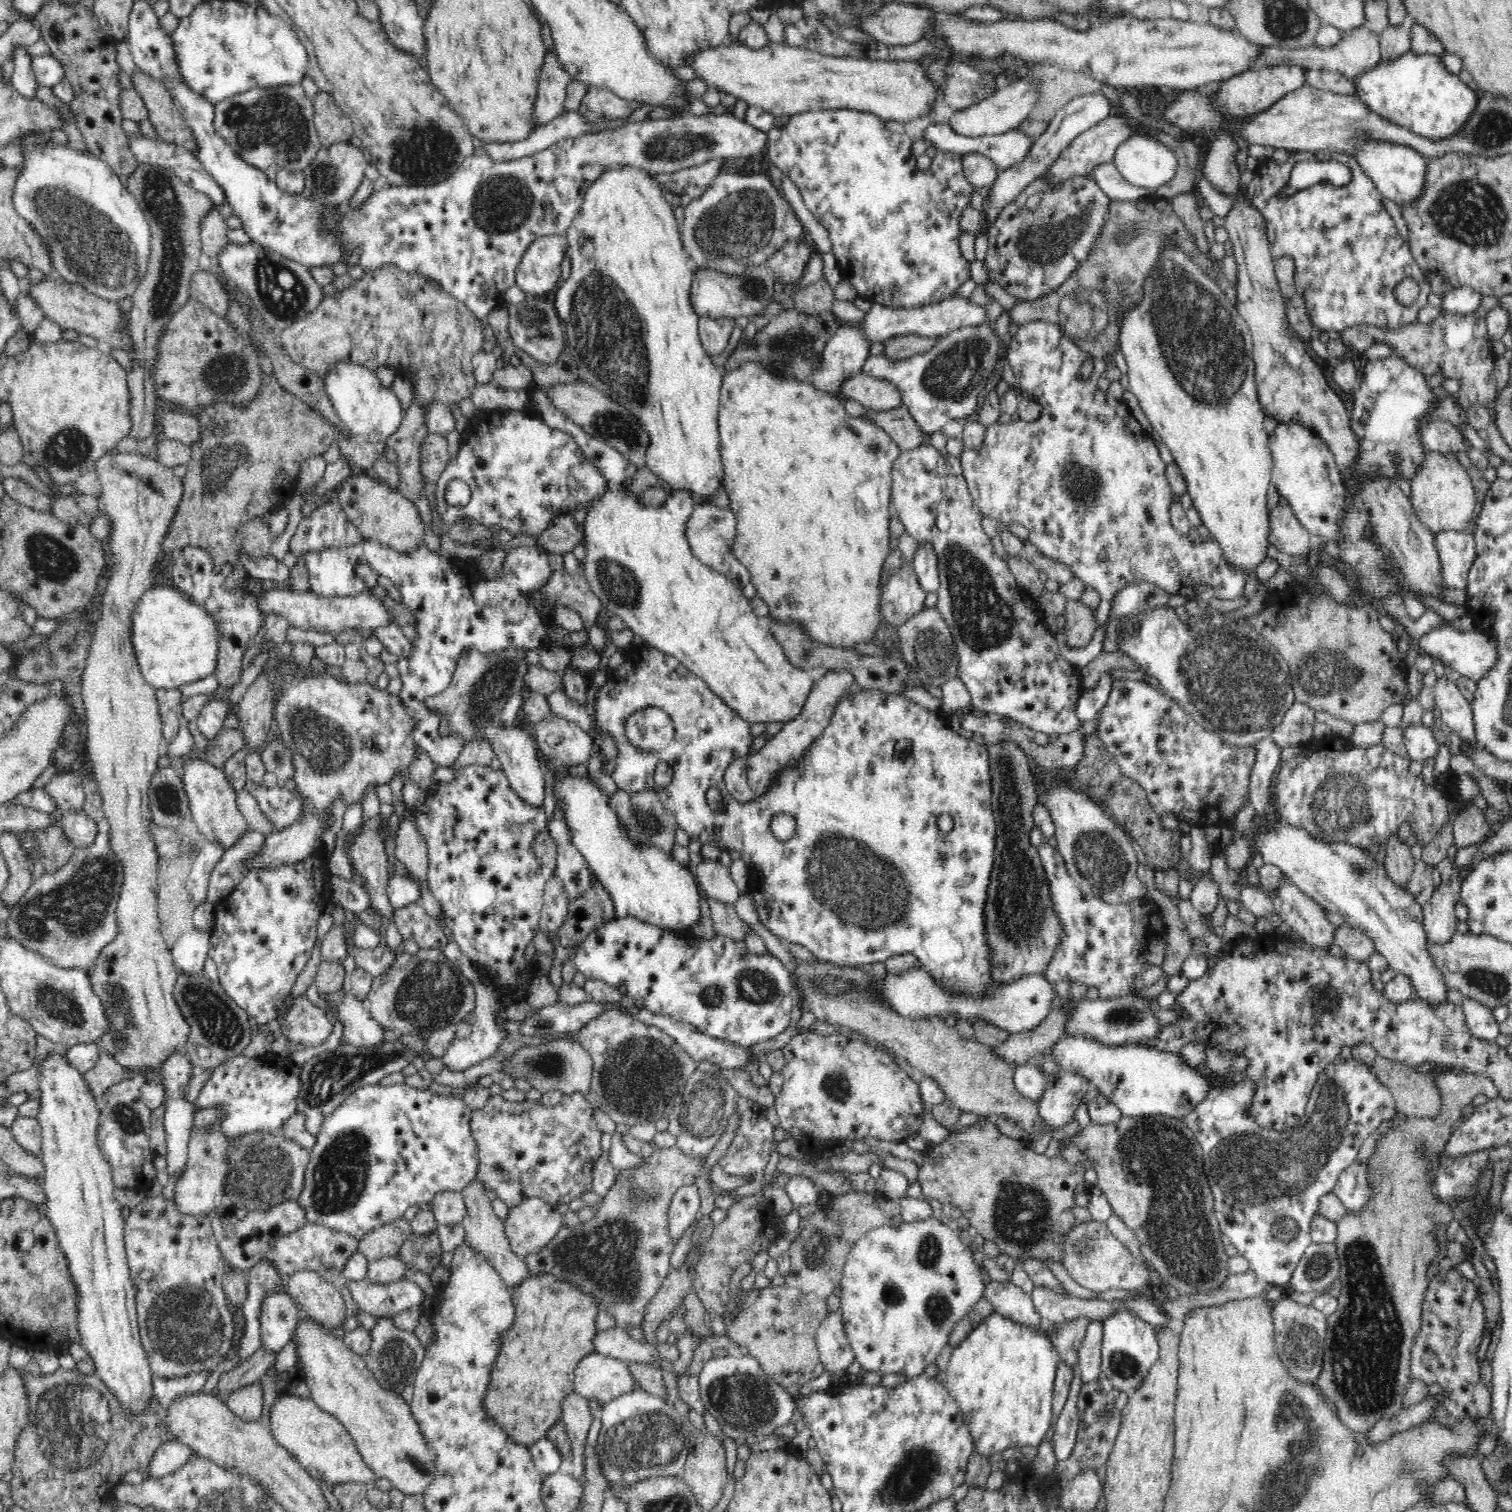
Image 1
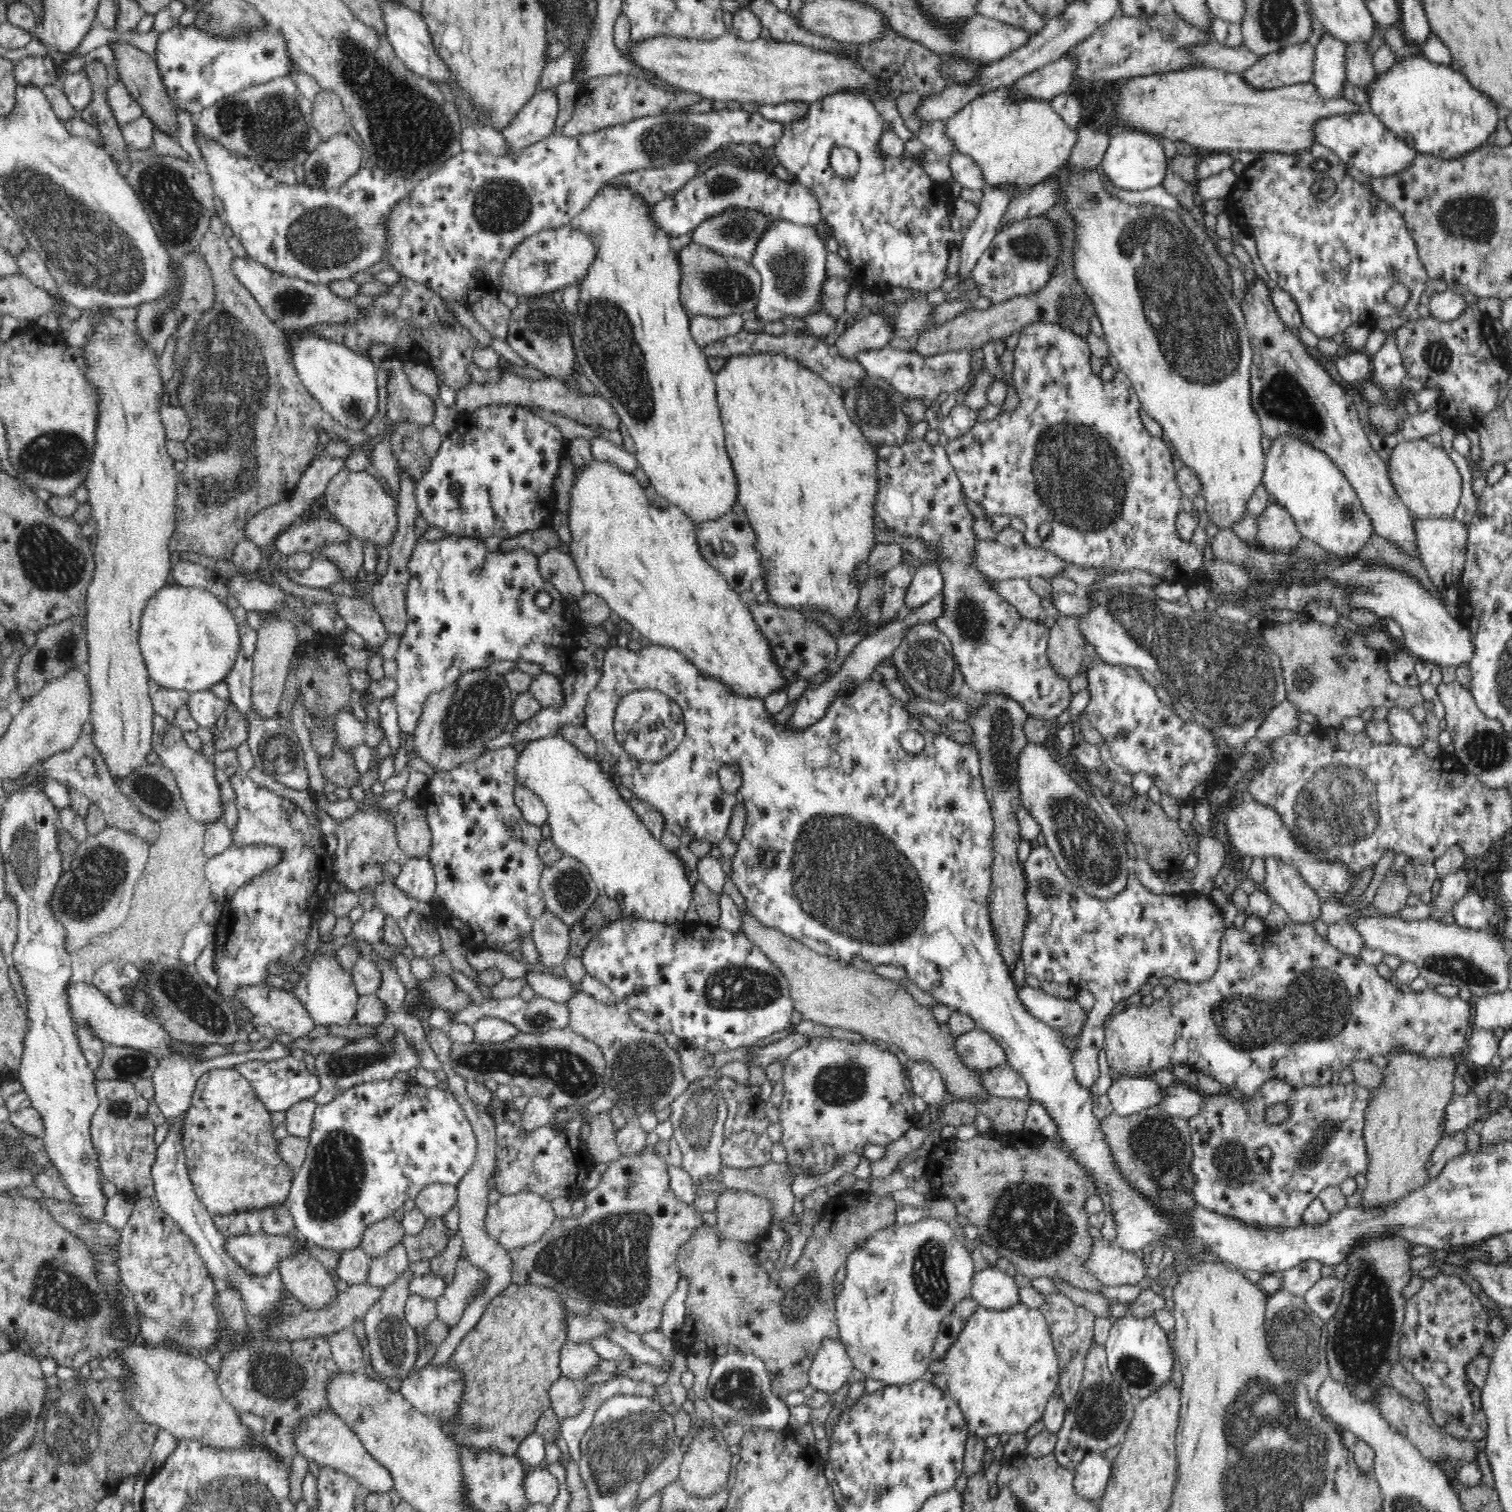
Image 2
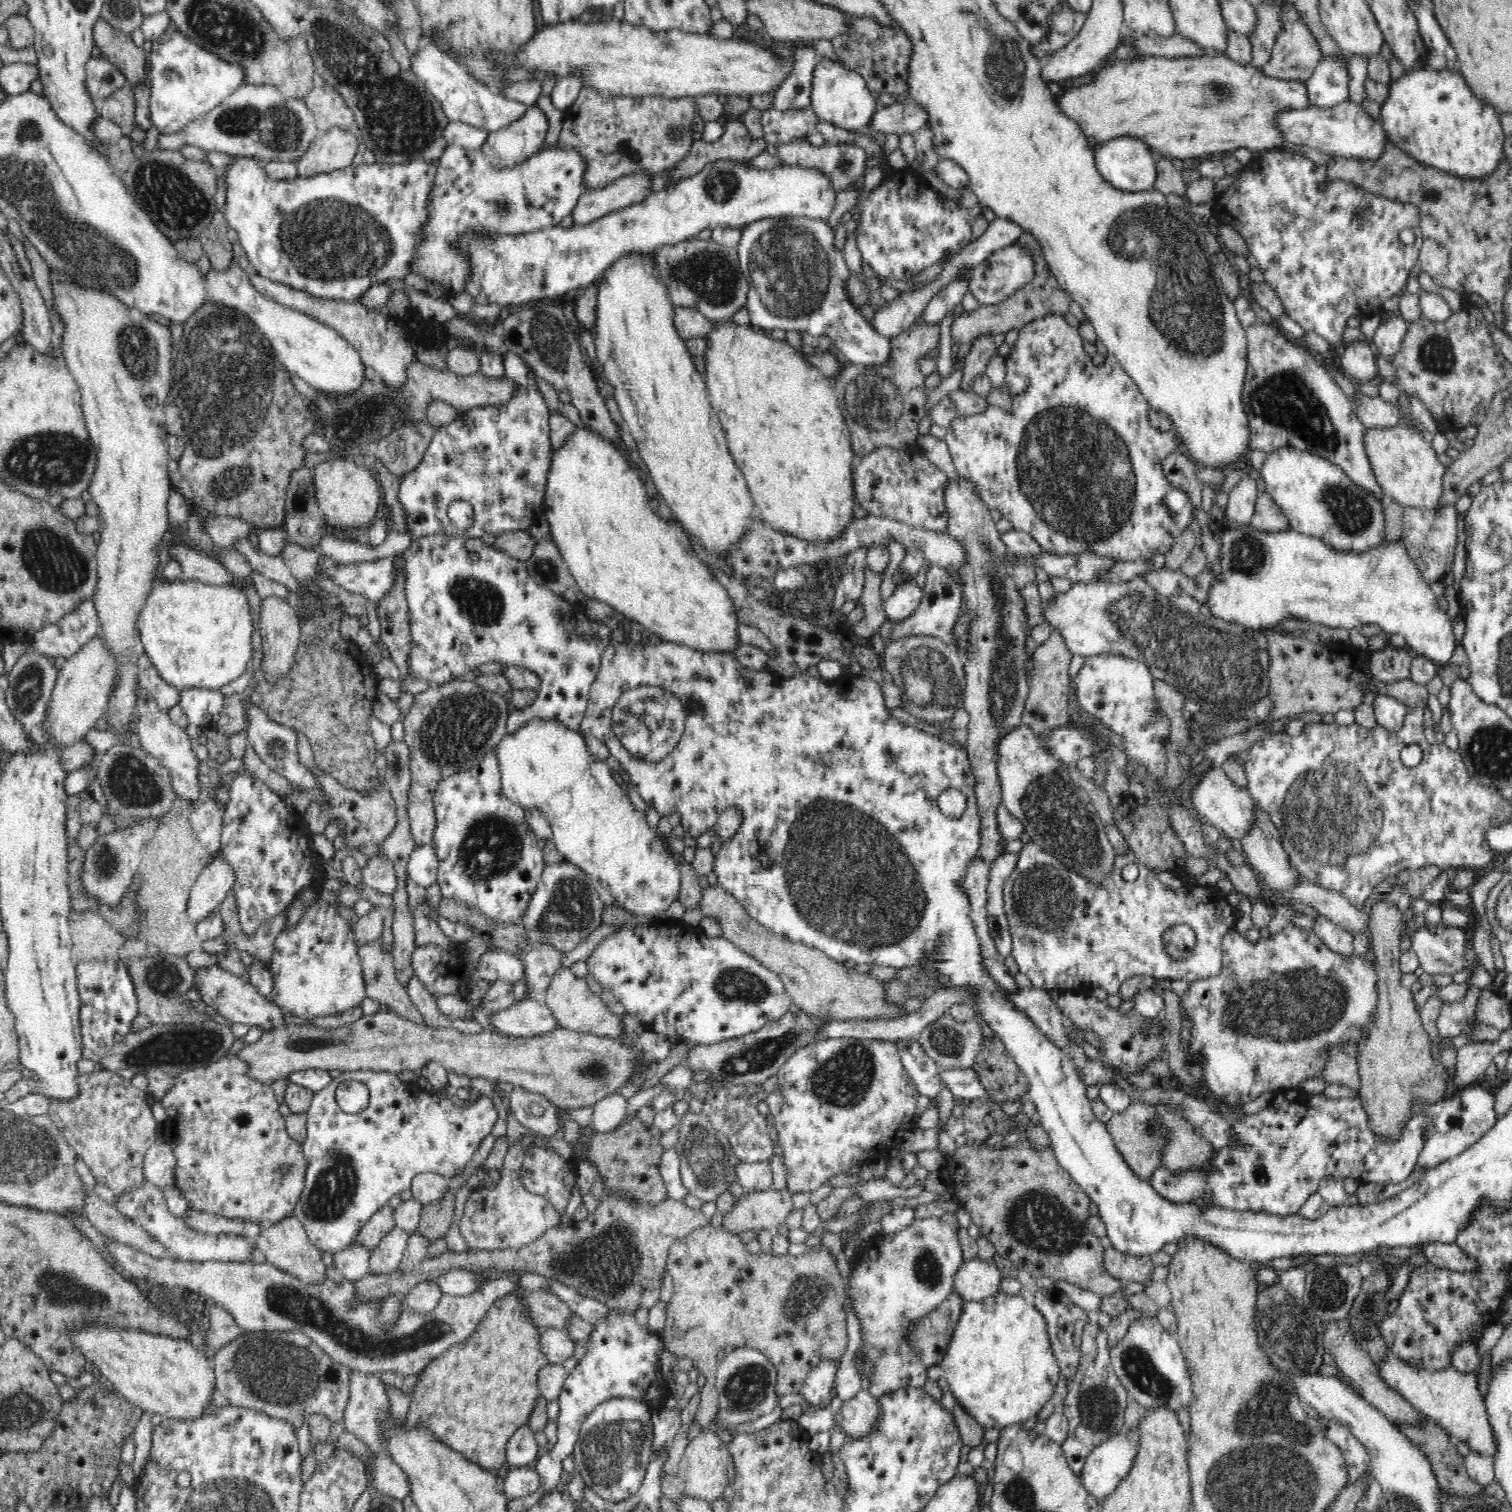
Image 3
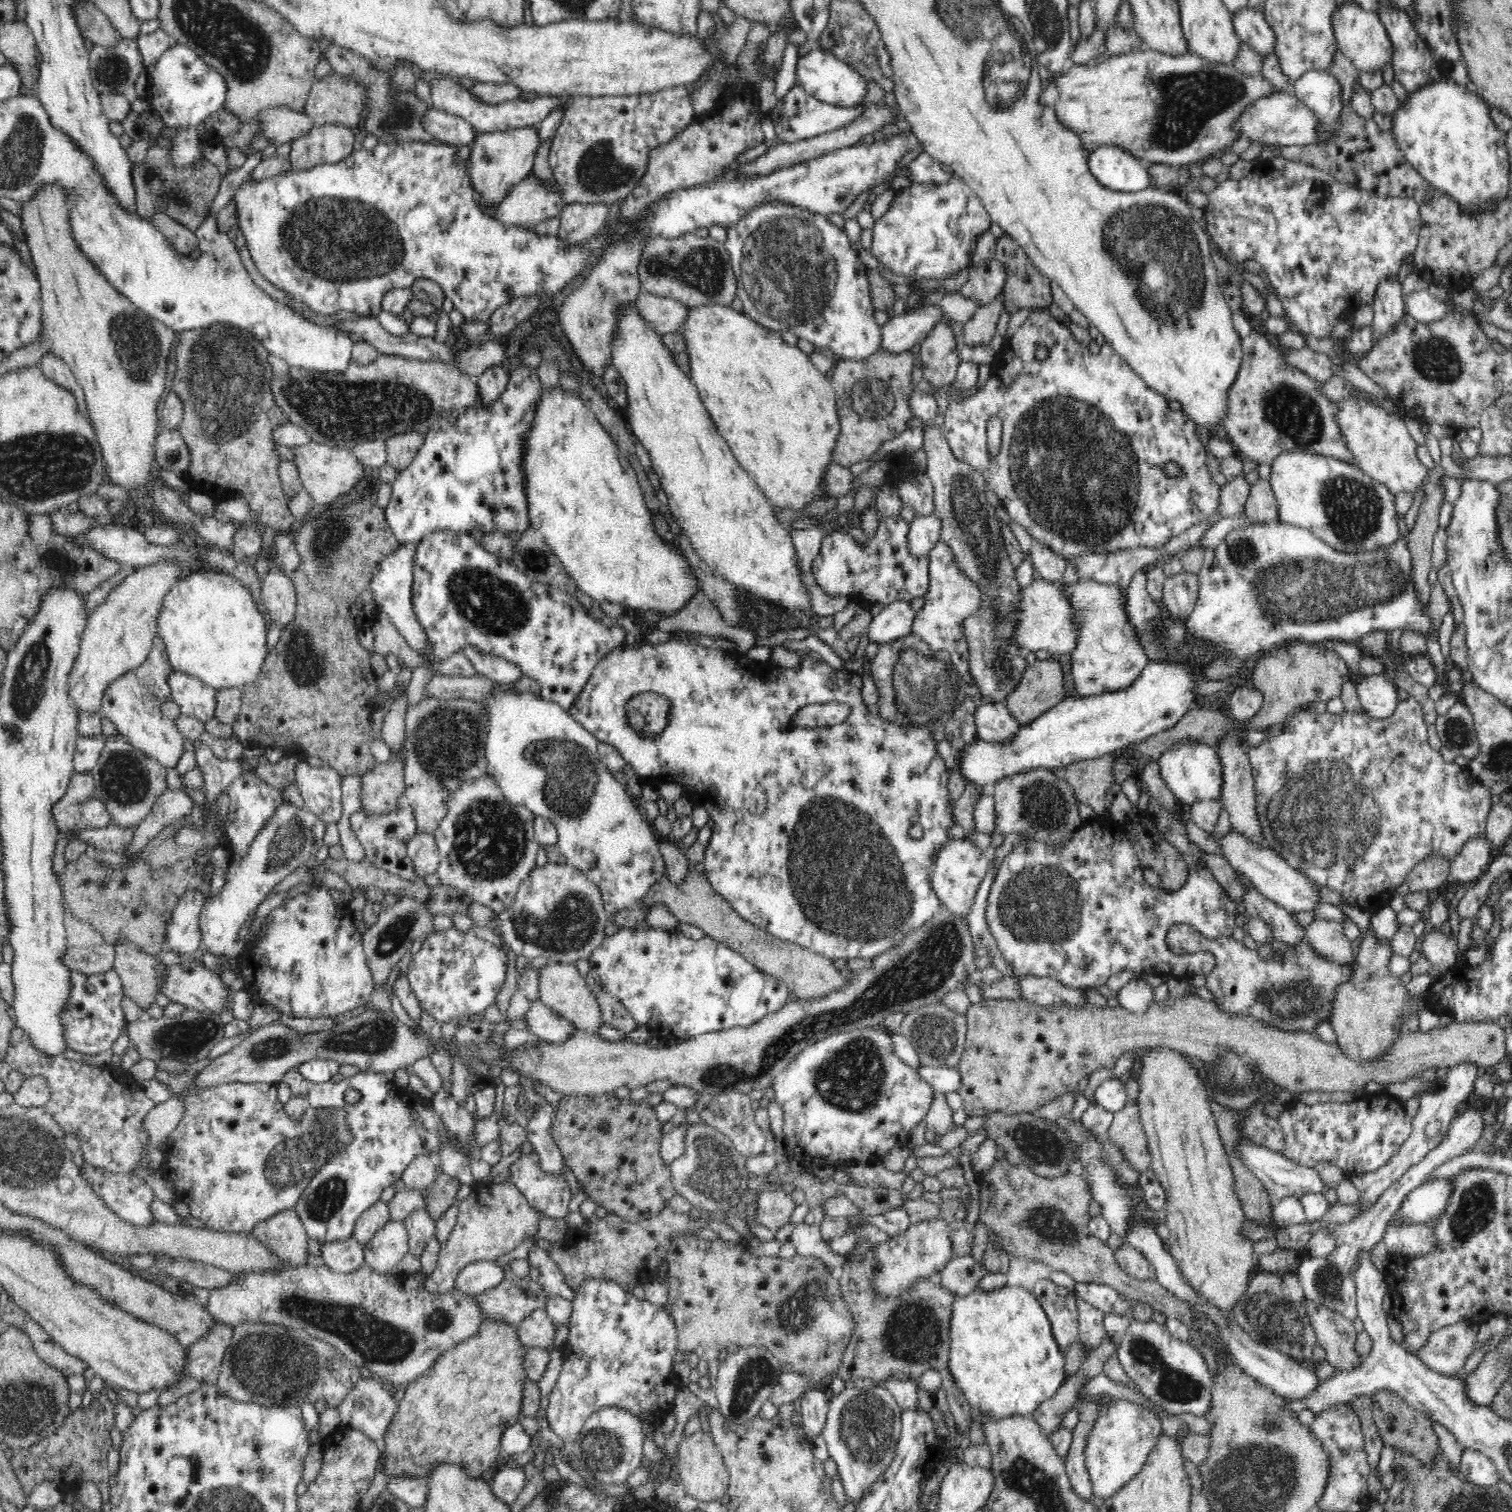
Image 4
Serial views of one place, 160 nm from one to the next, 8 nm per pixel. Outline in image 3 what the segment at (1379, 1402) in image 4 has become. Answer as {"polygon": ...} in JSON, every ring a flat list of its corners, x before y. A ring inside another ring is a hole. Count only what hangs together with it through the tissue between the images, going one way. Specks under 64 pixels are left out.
{"polygon":[[1425,1418,1422,1424,1396,1424,1396,1427,1416,1445,1432,1465,1432,1471,1436,1475,1439,1488,1451,1492,1452,1496,1474,1496,1476,1492,1482,1492,1485,1486,1473,1481,1466,1472,1464,1457,1457,1451,1457,1443,1449,1436,1448,1432,1431,1419]]}

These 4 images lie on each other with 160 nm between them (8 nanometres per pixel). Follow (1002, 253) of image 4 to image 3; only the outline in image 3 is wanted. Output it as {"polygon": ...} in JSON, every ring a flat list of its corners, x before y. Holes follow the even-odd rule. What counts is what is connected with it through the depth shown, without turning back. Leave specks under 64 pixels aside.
{"polygon":[[1026,231,1020,235,1020,239,1016,242,1021,245,1021,248,1025,249,1025,252,1033,254,1032,280,1028,284,1024,284,1022,288,1018,288,1016,292,998,305,986,308,980,307,976,312,972,311,958,316,951,326,951,336,958,344,970,345,978,336,982,336,982,334,996,336,996,334,1006,334,1008,331,1014,329,1020,331,1026,324,1041,317,1049,315,1061,315,1064,317,1068,314,1070,302,1073,301,1072,297,1064,289,1060,288,1058,279,1052,275,1052,271,1049,269,1048,263,1042,254,1040,243,1036,241,1034,235]]}

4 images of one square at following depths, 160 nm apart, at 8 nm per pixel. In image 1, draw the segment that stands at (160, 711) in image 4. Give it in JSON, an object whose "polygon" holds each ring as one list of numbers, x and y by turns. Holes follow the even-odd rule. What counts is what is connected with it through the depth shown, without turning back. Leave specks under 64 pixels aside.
{"polygon":[[189,756,183,769,182,781,184,781,191,811,189,816,205,836,204,841,219,842,225,850,232,848,236,840,248,830,248,822,238,809,237,792,226,779,223,769,192,756]]}

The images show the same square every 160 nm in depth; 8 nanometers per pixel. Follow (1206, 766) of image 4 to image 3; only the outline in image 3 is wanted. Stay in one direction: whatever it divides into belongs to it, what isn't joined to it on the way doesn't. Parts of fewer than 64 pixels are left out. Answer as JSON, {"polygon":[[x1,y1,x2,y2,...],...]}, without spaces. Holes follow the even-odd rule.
{"polygon":[[1208,768,1206,774,1200,772,1198,782,1194,784,1190,796,1192,796,1192,804,1196,806,1194,811,1205,816,1207,822,1220,829,1223,835,1232,841,1240,841,1240,838,1252,828,1252,820,1256,818,1256,815,1252,815,1256,803,1246,790,1239,790,1230,781,1224,770]]}

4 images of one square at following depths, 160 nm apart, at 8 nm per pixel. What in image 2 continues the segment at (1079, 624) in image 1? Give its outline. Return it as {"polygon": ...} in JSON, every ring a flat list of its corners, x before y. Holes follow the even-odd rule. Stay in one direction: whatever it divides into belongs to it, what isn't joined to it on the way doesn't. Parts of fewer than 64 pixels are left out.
{"polygon":[[1063,615,1050,629,1046,646,1049,663,1061,679,1072,679,1084,660,1084,639,1076,628,1076,615]]}

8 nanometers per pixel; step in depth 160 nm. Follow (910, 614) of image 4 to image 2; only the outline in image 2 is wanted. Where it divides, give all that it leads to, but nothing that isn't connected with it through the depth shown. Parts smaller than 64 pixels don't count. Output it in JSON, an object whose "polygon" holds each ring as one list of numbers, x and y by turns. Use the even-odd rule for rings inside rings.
{"polygon":[[921,562,917,566,908,590,906,590,904,605,912,608,921,607,942,590,943,576,940,569,932,563],[1027,579,993,580,990,585,1002,595,1002,598,1016,607,1016,611,1024,618,1040,622,1047,618,1046,611,1040,603,1041,596,1030,588]]}

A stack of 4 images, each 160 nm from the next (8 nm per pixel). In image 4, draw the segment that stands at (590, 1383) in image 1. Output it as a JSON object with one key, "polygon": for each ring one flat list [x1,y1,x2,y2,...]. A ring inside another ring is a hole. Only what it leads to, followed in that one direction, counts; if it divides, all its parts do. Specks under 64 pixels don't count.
{"polygon":[[534,1310,516,1326,520,1341,527,1348,543,1348,549,1353,558,1350,554,1346,556,1327,545,1310]]}

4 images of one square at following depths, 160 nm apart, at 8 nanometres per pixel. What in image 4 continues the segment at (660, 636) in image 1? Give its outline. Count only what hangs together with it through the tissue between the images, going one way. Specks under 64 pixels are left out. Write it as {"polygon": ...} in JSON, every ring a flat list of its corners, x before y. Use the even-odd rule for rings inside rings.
{"polygon":[[560,388,544,392,544,396,540,394,532,428,525,433,524,449,521,490,524,502,528,503,528,522,533,529,540,530,563,564,564,572,584,594,598,602,622,604,628,611,656,610,661,616,678,612,692,594,701,594,700,585,677,543,672,547,656,533,655,520,644,502,633,467,582,398,566,394]]}

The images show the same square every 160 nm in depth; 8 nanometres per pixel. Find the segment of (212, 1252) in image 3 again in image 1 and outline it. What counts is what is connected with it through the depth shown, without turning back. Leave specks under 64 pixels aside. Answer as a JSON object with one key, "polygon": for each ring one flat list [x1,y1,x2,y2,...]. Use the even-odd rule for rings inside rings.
{"polygon":[[307,1223,300,1230,284,1234,274,1244,270,1244,268,1252,260,1258,276,1265,279,1274,283,1277,294,1277,313,1271,322,1279,332,1283,336,1288,344,1284,342,1272,345,1264,354,1252,359,1250,359,1239,340,1231,333,1231,328,1227]]}

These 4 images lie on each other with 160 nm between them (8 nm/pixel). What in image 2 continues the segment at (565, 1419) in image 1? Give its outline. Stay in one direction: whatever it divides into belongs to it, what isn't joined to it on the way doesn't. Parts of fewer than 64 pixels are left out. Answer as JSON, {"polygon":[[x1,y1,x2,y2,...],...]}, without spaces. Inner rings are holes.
{"polygon":[[561,1375,549,1388,550,1406,557,1418,573,1418,581,1414,582,1401,575,1381]]}

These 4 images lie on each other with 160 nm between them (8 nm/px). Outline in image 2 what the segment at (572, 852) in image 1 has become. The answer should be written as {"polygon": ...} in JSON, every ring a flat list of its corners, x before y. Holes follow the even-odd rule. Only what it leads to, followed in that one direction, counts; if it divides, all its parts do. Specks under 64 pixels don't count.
{"polygon":[[563,854,559,861,543,869,539,883,543,892,545,910,562,919,568,928,585,915,599,895,599,888,590,876,588,868,578,859,566,854]]}

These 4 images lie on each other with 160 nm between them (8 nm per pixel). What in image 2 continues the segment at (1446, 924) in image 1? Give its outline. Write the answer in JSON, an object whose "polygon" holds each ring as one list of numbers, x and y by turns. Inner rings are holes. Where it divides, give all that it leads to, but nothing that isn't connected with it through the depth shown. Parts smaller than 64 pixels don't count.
{"polygon":[[1462,868,1450,872,1441,880,1438,896,1433,900,1431,918,1440,921,1446,914,1452,913,1452,906,1456,904,1469,889,1469,876]]}

